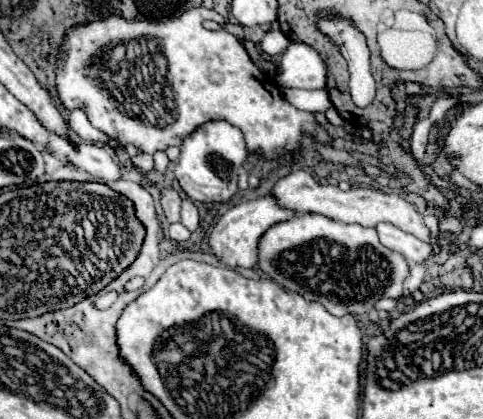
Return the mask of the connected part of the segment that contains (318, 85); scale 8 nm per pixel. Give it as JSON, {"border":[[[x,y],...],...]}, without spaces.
{"border":[[[290,41],[280,59],[276,83],[292,89],[322,89],[326,87],[324,61],[314,47]]]}

